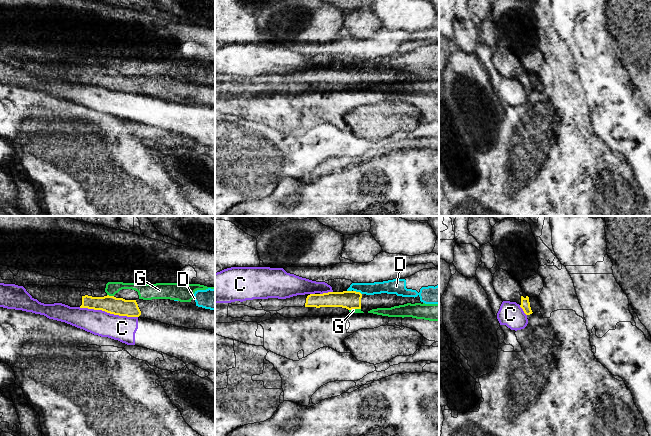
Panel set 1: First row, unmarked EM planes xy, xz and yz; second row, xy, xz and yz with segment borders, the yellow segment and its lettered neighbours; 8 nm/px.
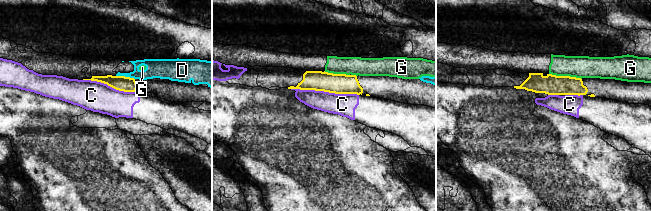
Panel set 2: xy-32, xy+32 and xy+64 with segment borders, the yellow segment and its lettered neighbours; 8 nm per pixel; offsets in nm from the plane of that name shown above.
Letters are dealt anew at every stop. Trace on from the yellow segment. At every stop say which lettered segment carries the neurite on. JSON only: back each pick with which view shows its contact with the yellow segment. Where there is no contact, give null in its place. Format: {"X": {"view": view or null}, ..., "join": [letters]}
{"join": []}

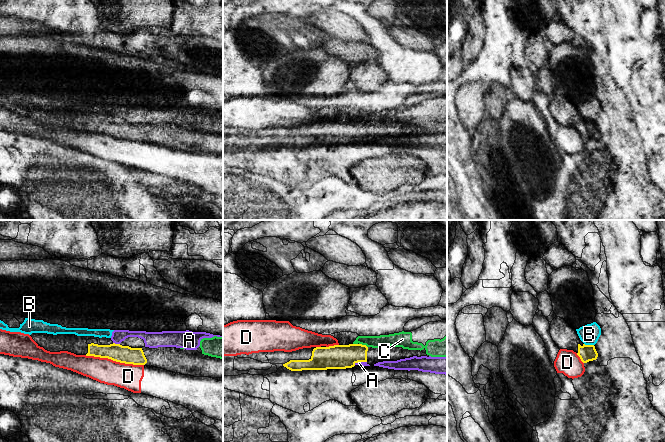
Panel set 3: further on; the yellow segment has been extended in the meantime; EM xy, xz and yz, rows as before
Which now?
{"join": []}

